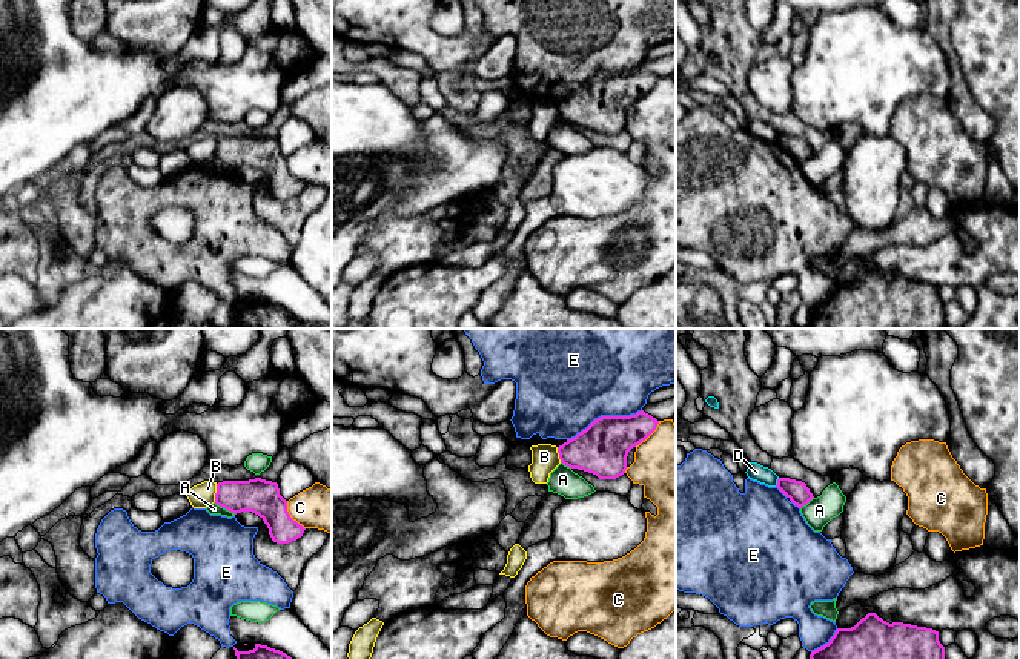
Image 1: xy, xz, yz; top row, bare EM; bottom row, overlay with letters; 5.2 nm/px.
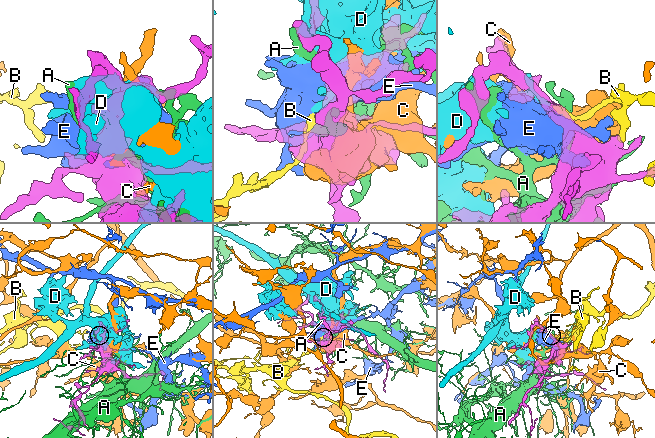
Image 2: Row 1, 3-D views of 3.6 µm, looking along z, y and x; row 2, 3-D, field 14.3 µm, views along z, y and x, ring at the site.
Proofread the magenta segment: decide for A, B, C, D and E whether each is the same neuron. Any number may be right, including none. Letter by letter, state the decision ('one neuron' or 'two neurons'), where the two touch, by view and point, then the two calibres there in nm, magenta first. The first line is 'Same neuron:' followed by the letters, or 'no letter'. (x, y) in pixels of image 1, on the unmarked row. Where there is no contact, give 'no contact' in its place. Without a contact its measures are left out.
Same neuron: no letter
A: two neurons; contact xy (225, 163); calibres 190 and 60 nm
B: two neurons; contact xy (215, 149); calibres 190 and 130 nm
C: two neurons; contact xy (289, 172); calibres 190 and 220 nm
D: two neurons; contact yz (778, 139); calibres 120 and 90 nm
E: two neurons; contact xz (604, 72); calibres 280 and 440 nm

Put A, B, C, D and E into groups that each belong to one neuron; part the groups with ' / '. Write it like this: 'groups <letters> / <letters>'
groups A / B / C / D / E

